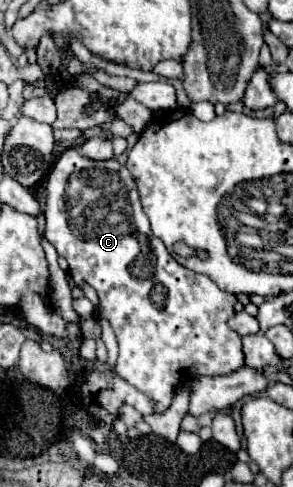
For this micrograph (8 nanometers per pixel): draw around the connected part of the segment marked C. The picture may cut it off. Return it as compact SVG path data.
M66 149L46 183L44 217L44 237L56 247L58 255L66 257L74 283L96 289L100 297L100 315L114 327L120 345L116 373L154 399L156 413L164 413L170 407L174 389L182 377L194 379L198 375L228 375L244 367L242 337L228 327L236 295L222 291L208 275L182 267L168 253L164 243L152 235L148 217L140 205L136 183L124 165L116 159L84 159L78 149Z

